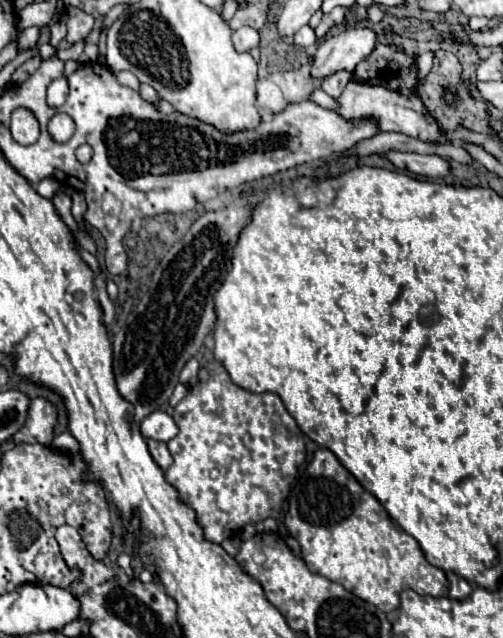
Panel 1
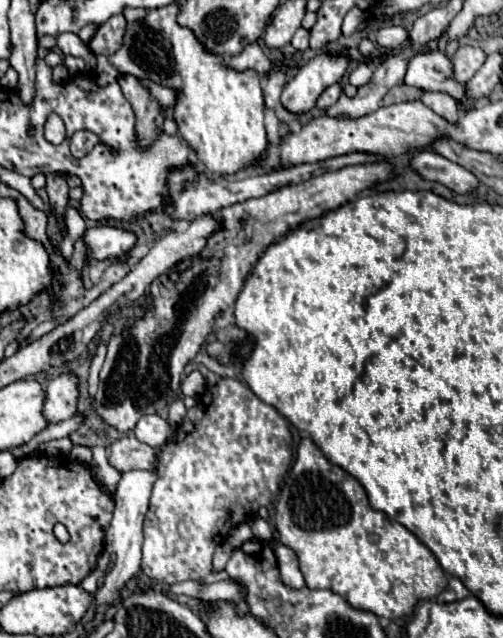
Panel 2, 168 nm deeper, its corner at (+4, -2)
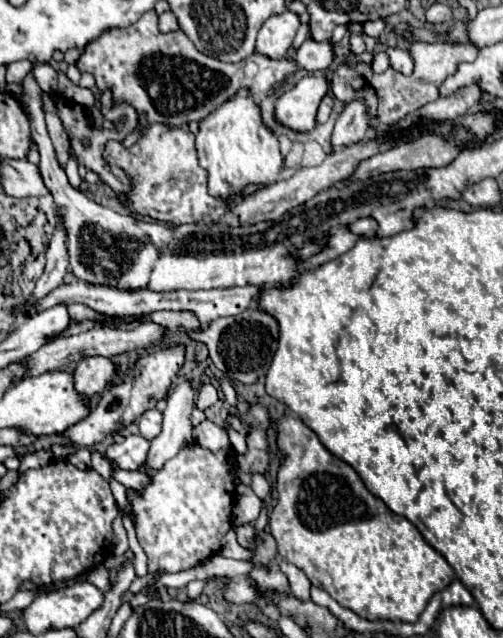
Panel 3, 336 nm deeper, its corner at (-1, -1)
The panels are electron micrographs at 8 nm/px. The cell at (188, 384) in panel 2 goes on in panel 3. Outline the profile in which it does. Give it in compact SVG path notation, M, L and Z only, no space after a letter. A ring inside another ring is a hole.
M205 384L205 386L199 390L199 396L197 396L197 408L199 408L199 410L205 410L205 408L213 406L217 400L219 400L219 396L217 396L215 386L213 386L213 384Z

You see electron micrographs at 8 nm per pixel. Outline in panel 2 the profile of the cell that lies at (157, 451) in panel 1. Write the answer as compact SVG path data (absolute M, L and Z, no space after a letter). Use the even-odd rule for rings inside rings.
M132 433L120 441L116 441L112 447L110 447L110 465L116 467L120 473L124 471L130 471L130 469L141 469L144 471L150 471L150 467L156 469L156 449L138 441Z

